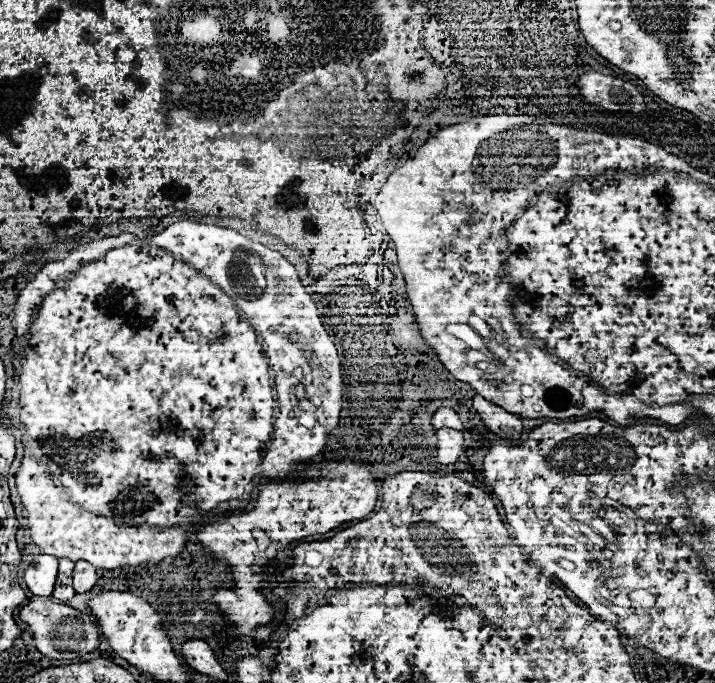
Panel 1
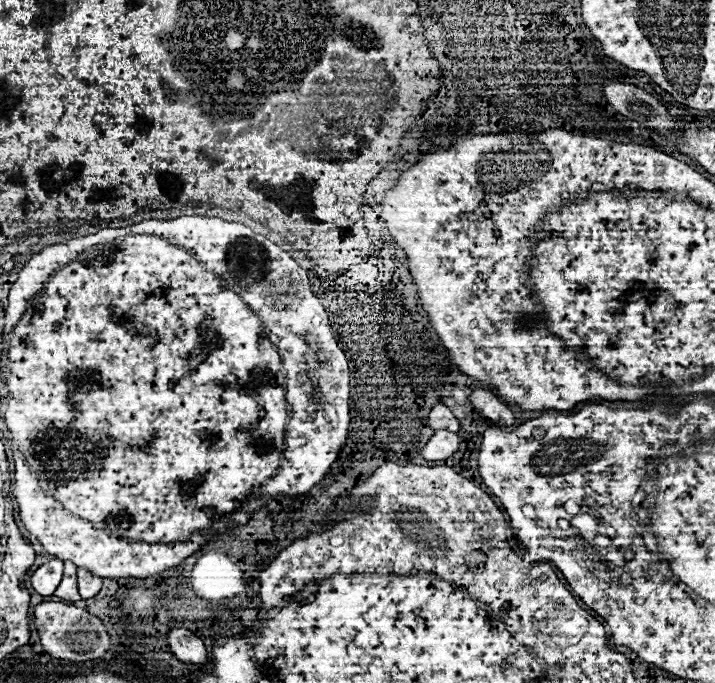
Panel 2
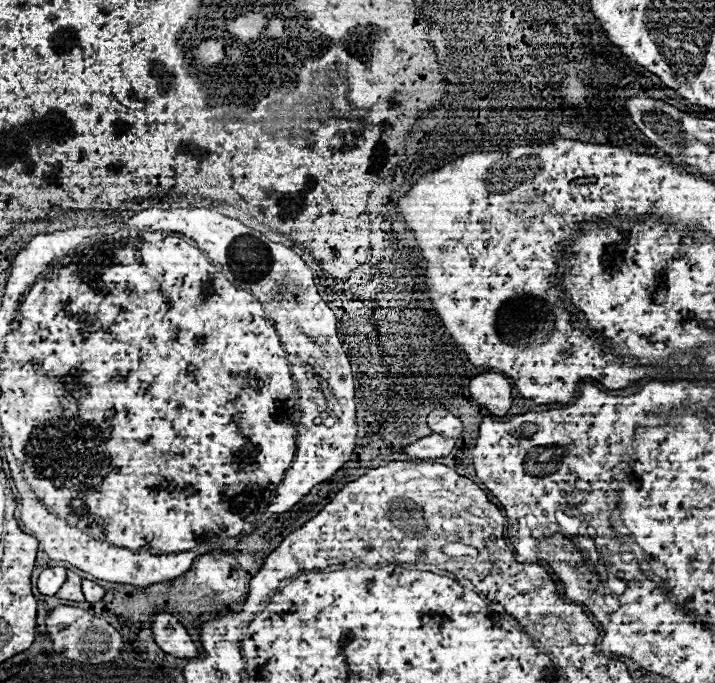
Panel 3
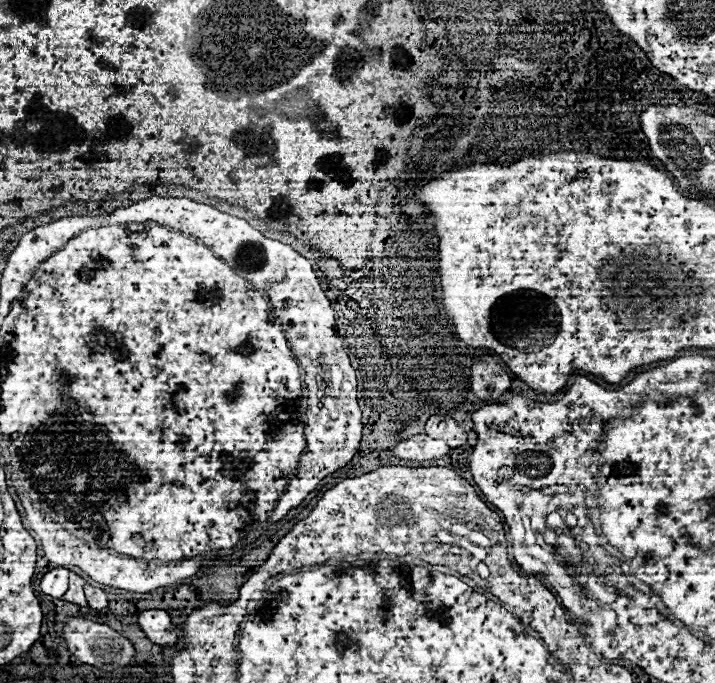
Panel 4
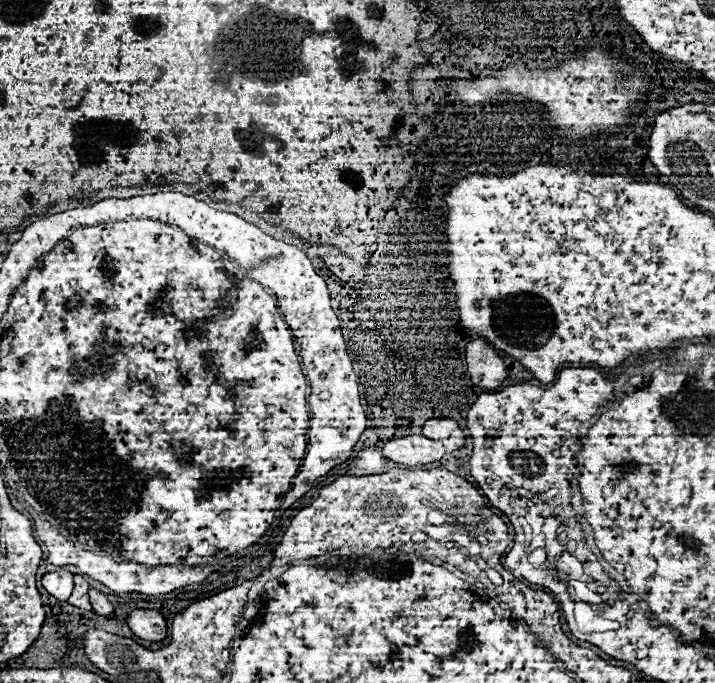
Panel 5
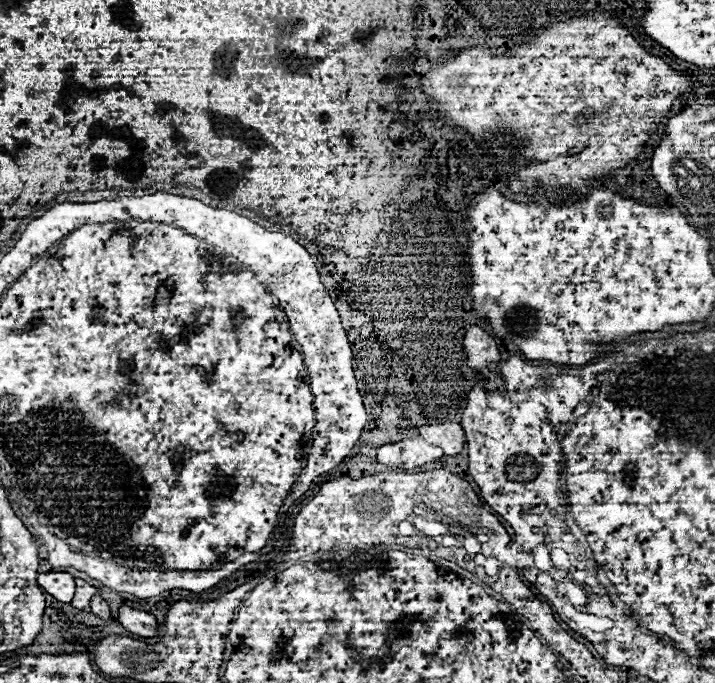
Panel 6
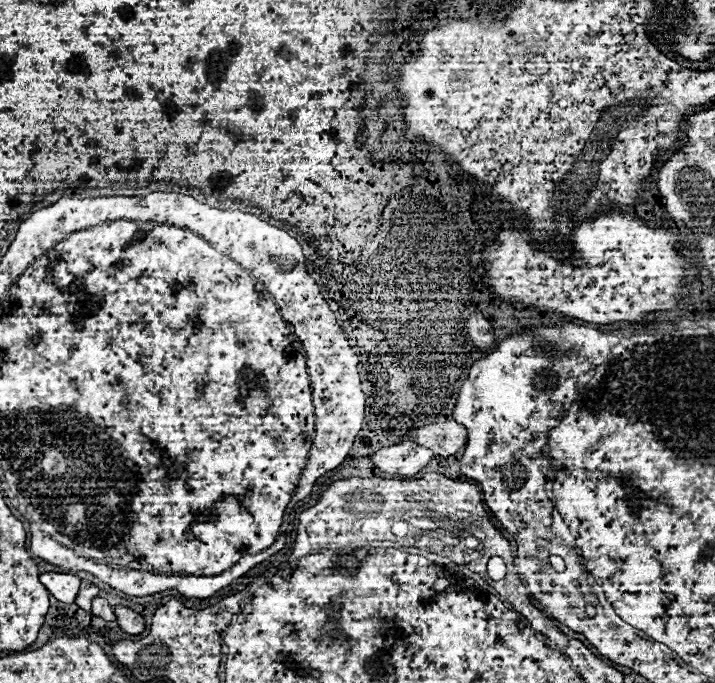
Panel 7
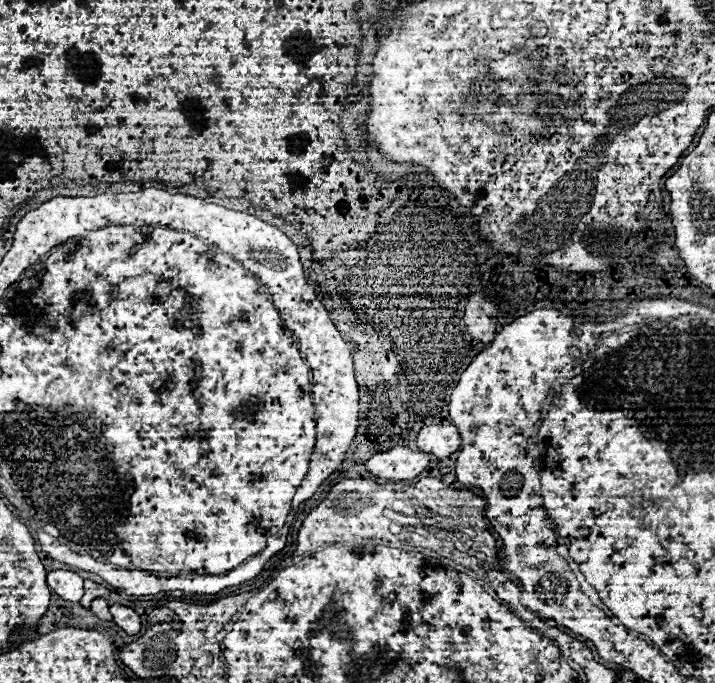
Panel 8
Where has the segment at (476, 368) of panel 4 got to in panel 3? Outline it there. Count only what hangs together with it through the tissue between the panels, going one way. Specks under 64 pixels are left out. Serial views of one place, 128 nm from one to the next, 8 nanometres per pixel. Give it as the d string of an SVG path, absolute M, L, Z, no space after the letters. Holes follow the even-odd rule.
M484 372L474 376L470 382L470 394L494 416L504 416L512 406L512 386L498 372Z

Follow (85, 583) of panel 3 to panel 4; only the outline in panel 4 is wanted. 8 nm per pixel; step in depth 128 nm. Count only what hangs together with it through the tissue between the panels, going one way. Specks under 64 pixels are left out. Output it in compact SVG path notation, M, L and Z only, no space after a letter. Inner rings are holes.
M84 586L84 594L86 594L86 600L88 600L88 606L94 608L94 610L104 610L108 606L108 600L106 600L106 594L102 590L96 590L92 586Z

